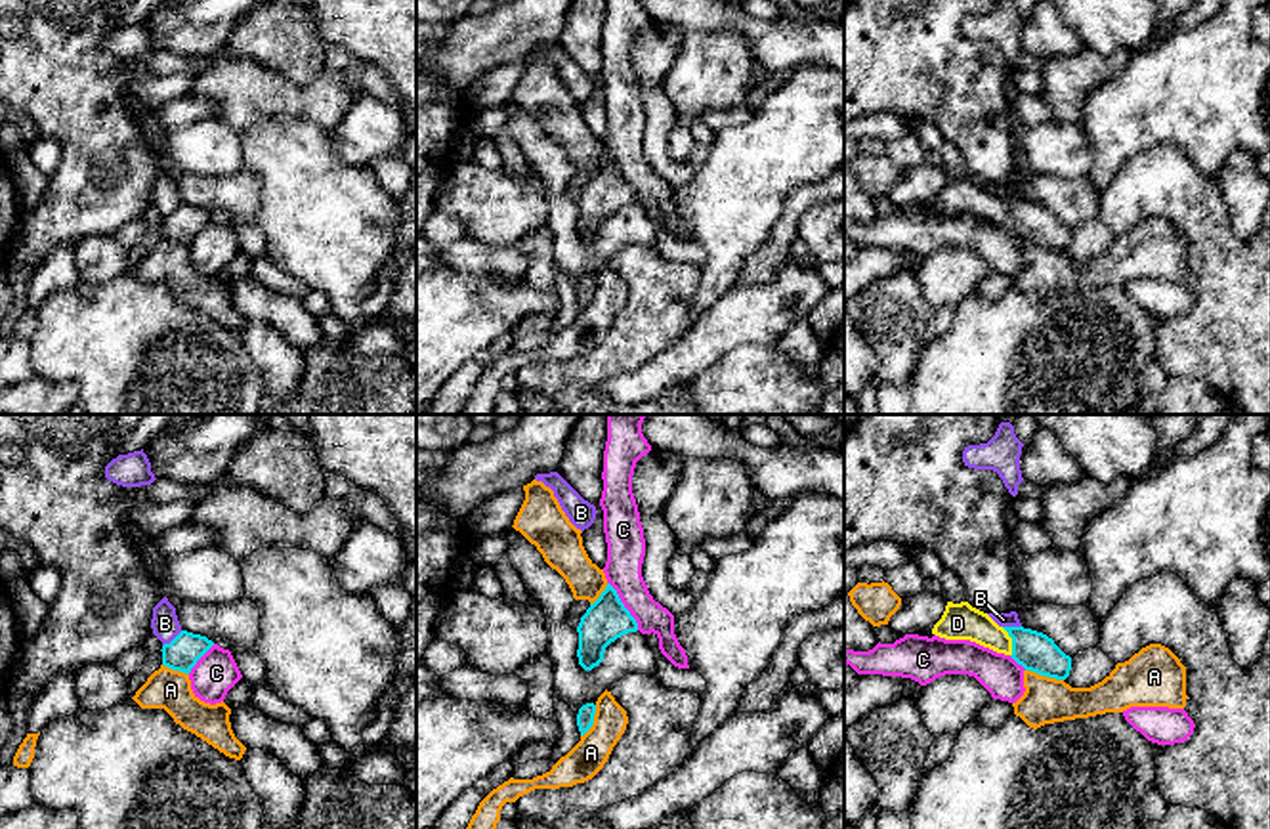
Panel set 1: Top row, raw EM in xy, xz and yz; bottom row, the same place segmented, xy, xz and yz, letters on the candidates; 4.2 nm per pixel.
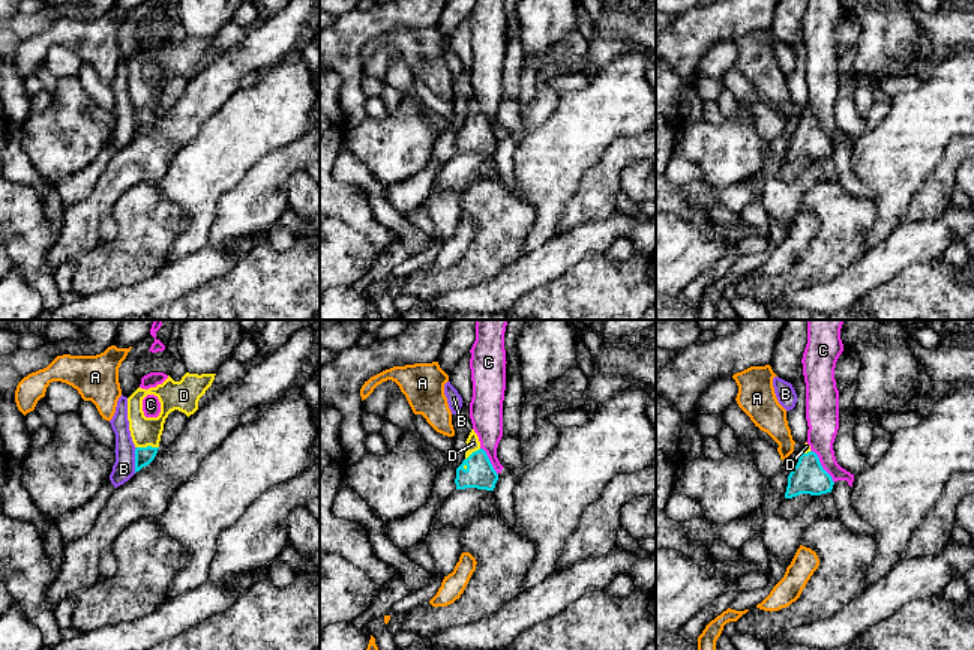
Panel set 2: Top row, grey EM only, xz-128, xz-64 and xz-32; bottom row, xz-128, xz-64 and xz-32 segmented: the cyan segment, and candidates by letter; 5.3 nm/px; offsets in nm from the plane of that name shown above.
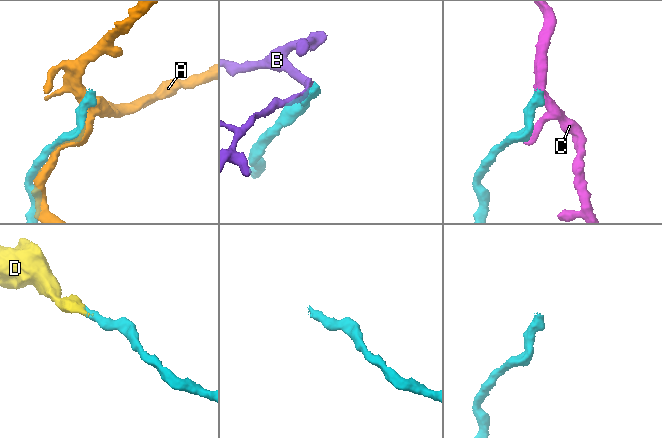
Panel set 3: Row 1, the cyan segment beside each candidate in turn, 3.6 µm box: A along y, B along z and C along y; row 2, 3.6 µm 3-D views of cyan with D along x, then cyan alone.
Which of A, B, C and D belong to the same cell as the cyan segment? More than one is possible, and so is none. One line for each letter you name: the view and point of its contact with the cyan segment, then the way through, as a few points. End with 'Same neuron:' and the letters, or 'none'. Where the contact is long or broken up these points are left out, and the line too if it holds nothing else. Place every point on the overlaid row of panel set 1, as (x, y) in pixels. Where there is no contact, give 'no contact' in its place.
D: yz (1013, 642) | across yz (1036, 652), (1013, 642), (961, 621)
Same neuron: D

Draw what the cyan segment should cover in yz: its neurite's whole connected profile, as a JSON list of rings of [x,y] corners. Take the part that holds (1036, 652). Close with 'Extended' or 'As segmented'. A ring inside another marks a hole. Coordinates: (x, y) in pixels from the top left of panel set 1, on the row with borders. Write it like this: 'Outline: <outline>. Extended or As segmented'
Outline: [[[947,602],[932,634],[945,640],[970,640],[997,653],[1010,655],[1026,670],[1041,676],[1066,680],[1071,657],[1052,638],[1024,627],[999,627],[987,613],[968,602]]]. Extended

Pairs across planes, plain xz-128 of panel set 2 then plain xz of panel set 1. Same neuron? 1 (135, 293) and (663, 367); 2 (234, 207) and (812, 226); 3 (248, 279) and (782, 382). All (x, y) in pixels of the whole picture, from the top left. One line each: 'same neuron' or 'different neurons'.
1: same neuron
2: different neurons
3: same neuron

